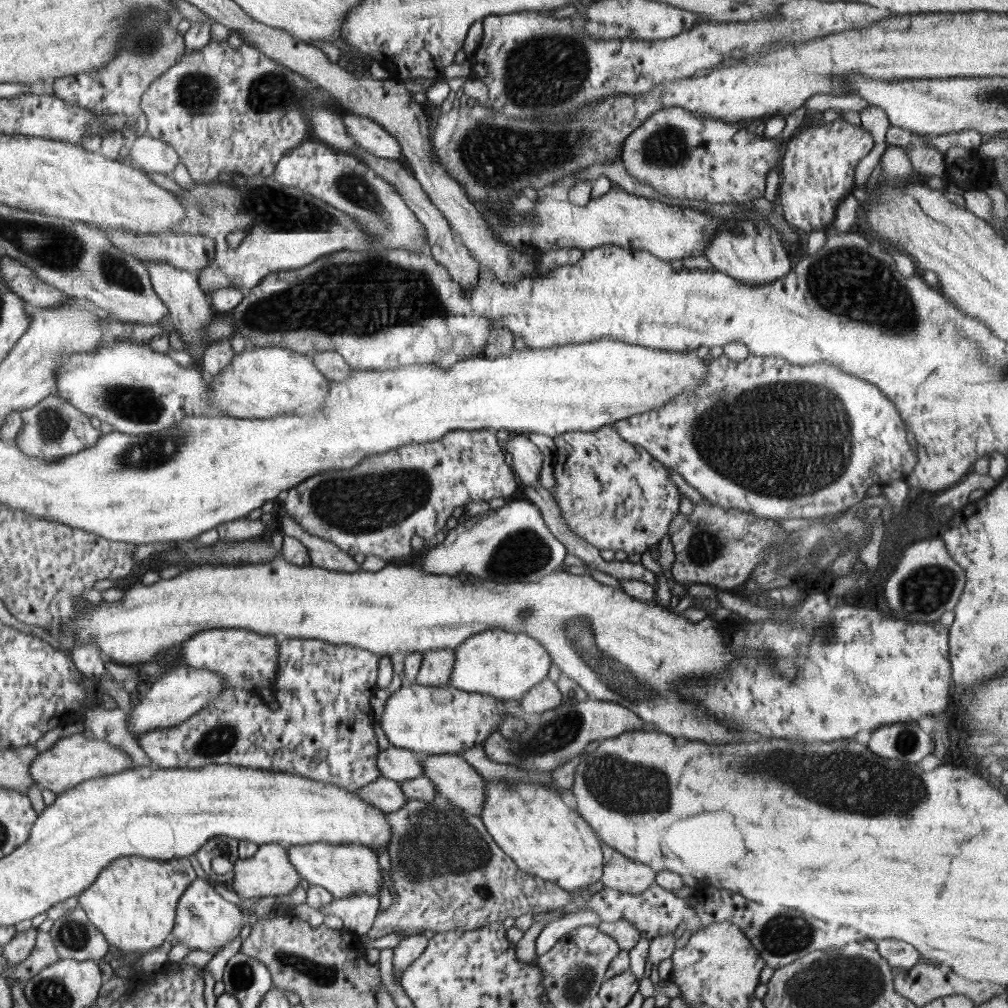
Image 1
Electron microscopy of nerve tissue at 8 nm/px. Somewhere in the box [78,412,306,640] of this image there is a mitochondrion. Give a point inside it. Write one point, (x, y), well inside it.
(154, 453)

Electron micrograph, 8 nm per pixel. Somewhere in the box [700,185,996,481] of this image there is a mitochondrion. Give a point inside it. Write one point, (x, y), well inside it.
(859, 288)

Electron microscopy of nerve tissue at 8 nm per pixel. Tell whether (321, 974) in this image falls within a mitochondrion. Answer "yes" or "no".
yes

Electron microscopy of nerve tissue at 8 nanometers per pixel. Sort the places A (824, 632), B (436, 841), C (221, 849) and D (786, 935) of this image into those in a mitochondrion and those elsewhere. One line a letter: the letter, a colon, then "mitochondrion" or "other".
A: mitochondrion
B: mitochondrion
C: mitochondrion
D: mitochondrion

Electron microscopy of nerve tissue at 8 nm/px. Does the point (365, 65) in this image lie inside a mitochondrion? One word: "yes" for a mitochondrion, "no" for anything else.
no

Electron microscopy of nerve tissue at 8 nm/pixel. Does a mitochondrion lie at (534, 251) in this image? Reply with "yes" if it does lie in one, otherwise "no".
no

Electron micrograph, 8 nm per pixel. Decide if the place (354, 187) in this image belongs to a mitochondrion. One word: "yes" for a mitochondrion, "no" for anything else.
yes

